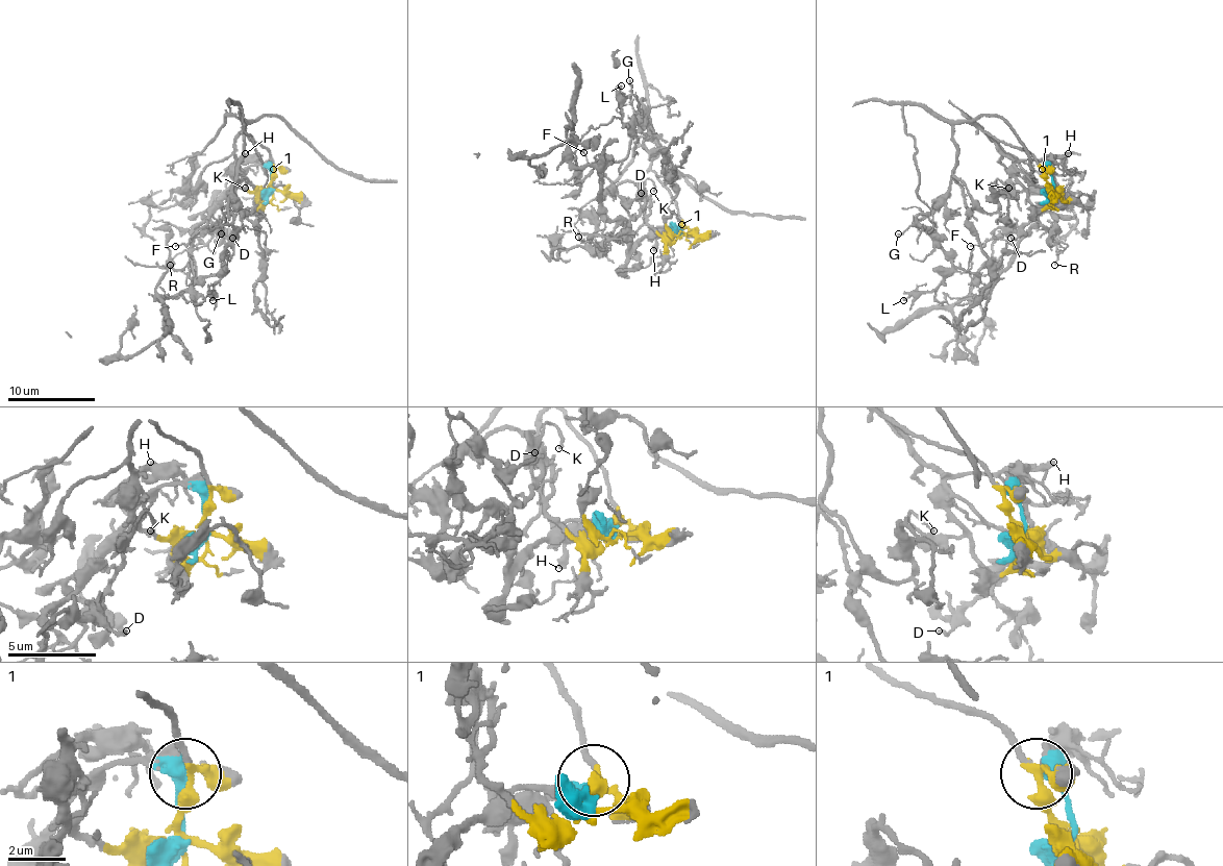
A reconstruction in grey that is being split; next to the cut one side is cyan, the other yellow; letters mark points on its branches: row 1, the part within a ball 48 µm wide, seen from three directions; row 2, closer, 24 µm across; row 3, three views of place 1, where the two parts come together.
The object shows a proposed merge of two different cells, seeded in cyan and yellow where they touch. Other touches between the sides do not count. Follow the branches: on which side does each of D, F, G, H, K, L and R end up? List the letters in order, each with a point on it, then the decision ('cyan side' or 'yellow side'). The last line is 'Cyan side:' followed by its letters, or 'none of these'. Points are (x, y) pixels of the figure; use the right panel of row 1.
D: (1011, 238) | yellow side
F: (970, 246) | yellow side
G: (898, 233) | yellow side
H: (1068, 153) | yellow side
K: (1008, 188) | yellow side
L: (903, 300) | yellow side
R: (1054, 265) | yellow side
Cyan side: none of these

